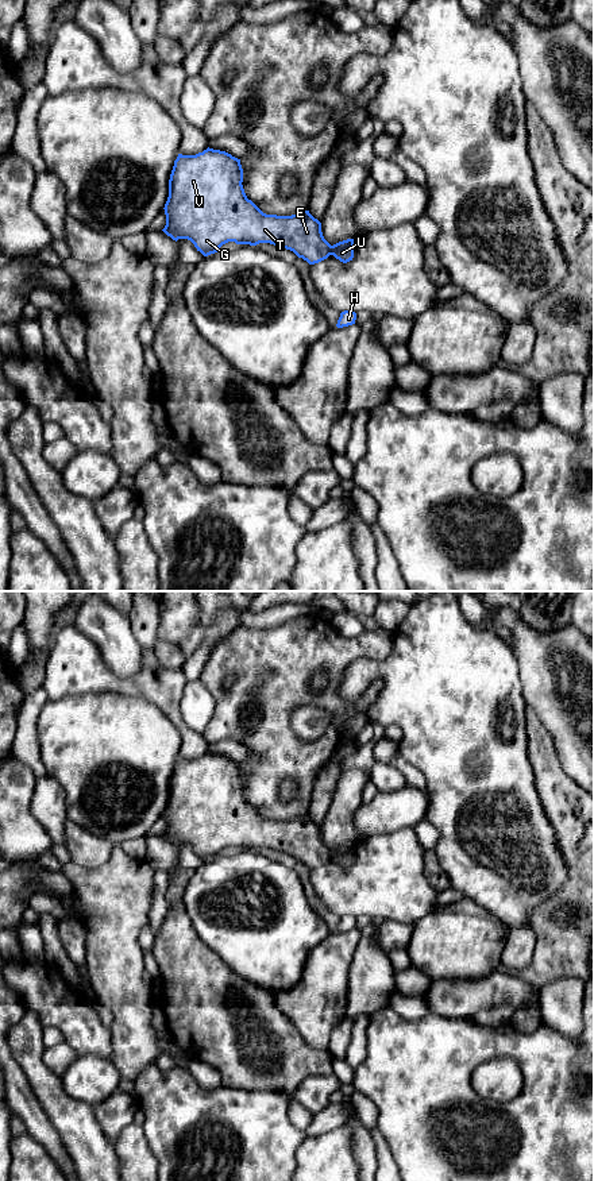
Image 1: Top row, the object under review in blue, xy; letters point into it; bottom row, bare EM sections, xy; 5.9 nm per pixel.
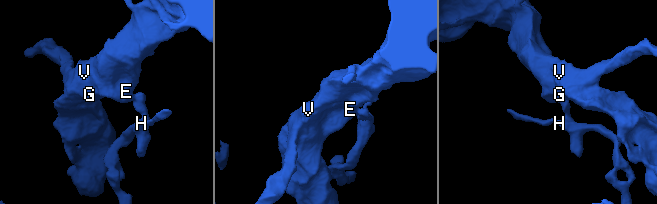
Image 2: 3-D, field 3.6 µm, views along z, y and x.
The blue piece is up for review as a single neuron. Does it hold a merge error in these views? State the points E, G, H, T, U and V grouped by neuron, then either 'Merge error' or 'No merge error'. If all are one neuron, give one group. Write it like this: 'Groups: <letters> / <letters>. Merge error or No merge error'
Groups: E G T V / H U. Merge error

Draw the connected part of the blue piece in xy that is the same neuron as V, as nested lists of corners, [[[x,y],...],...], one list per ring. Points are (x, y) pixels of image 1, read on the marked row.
[[[208,147],[196,155],[178,154],[169,180],[169,197],[163,208],[166,225],[162,231],[176,242],[190,240],[204,256],[217,252],[228,242],[250,246],[270,243],[293,251],[309,265],[331,255],[321,223],[309,211],[292,216],[266,215],[247,198],[242,182],[240,159],[225,151]]]

